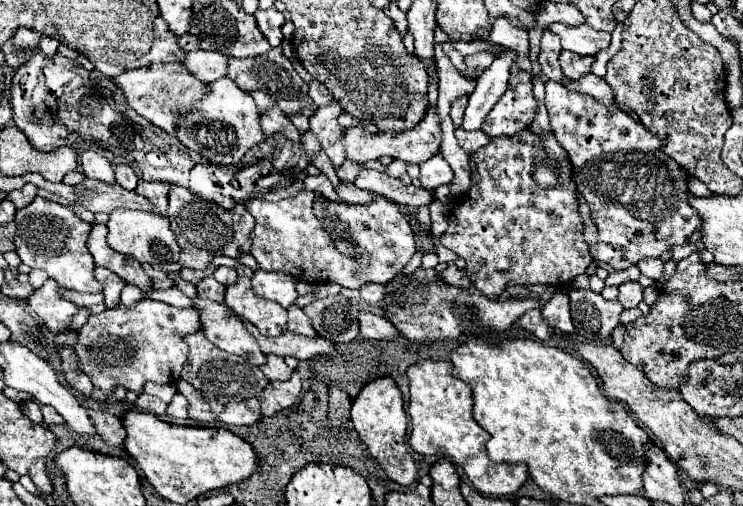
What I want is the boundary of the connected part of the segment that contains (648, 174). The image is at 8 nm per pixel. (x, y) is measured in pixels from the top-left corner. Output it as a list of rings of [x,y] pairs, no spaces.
[[[556,81],[546,83],[546,109],[558,143],[570,155],[574,167],[574,183],[588,201],[598,227],[598,245],[592,247],[594,259],[612,265],[616,271],[622,271],[646,257],[662,257],[672,247],[688,243],[690,235],[702,225],[698,211],[688,203],[690,173],[672,157],[666,157],[660,151],[658,135],[650,133],[648,127],[618,107],[606,107],[592,95],[570,91]]]

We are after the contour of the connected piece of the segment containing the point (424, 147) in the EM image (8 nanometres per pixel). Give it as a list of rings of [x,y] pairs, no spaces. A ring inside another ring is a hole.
[[[434,73],[434,81],[430,81],[430,89],[428,89],[428,99],[430,99],[430,107],[424,115],[424,119],[410,129],[410,133],[380,133],[380,135],[370,135],[364,133],[360,127],[348,127],[344,131],[342,143],[346,147],[346,159],[352,161],[370,161],[370,159],[378,159],[382,155],[388,155],[392,159],[402,159],[406,163],[422,163],[428,161],[430,157],[434,157],[440,151],[440,143],[442,143],[442,127],[440,127],[440,117],[438,117],[438,107],[436,107],[436,97],[438,97],[438,79]]]

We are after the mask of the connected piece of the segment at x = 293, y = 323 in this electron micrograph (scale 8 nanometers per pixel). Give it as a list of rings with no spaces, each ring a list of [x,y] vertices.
[[[290,305],[288,307],[288,331],[298,333],[298,335],[306,335],[306,337],[314,337],[316,335],[314,327],[310,325],[310,317],[298,305]]]

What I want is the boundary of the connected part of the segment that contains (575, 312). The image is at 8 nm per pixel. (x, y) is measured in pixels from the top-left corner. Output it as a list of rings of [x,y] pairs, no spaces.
[[[572,289],[570,313],[576,327],[574,337],[582,343],[610,345],[610,333],[620,325],[620,313],[624,307],[618,301],[606,301],[600,293]]]

